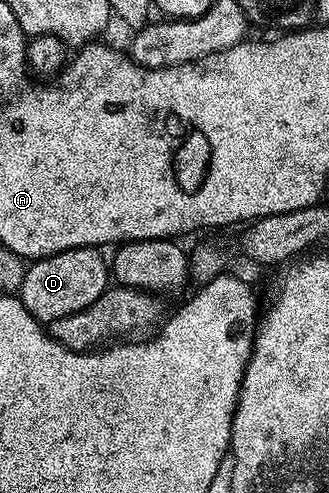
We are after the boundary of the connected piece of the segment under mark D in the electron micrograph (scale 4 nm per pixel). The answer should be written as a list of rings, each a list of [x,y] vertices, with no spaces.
[[[74,248],[30,261],[17,291],[25,310],[37,321],[50,322],[65,318],[65,314],[77,314],[77,310],[85,310],[85,306],[93,306],[109,287],[109,264],[99,252],[102,251],[95,248]]]

